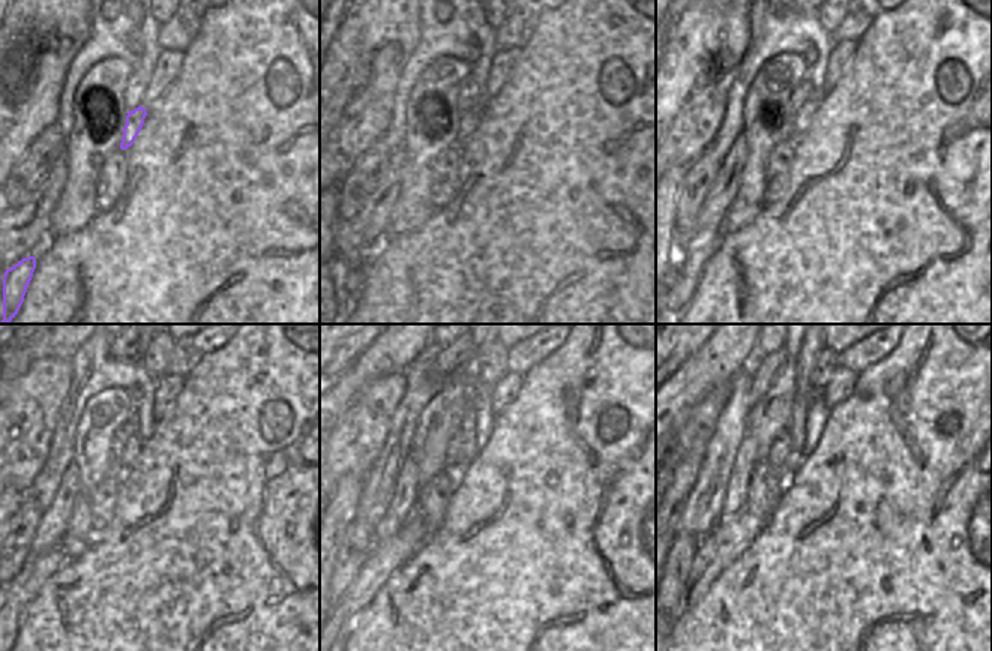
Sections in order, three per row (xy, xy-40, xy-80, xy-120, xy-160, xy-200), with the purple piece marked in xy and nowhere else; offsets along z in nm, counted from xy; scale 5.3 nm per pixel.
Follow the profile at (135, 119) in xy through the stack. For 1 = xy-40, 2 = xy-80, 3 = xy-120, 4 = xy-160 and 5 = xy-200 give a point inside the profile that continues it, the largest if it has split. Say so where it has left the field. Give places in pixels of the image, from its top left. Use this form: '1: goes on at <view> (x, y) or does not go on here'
1: goes on at xy-40 (470, 119)
2: goes on at xy-80 (803, 117)
3: goes on at xy-120 (134, 446)
4: goes on at xy-160 (468, 450)
5: goes on at xy-200 (805, 393)

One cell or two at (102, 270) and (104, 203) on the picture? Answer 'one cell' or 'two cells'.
two cells

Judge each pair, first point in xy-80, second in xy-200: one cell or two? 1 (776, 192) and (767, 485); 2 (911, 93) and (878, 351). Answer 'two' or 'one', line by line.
1: one
2: two

